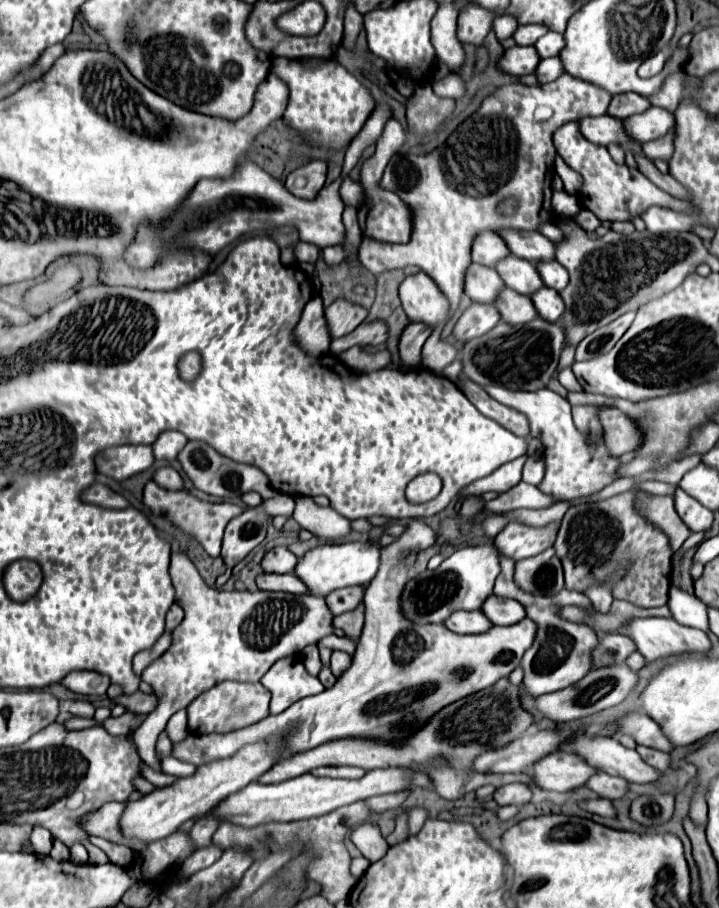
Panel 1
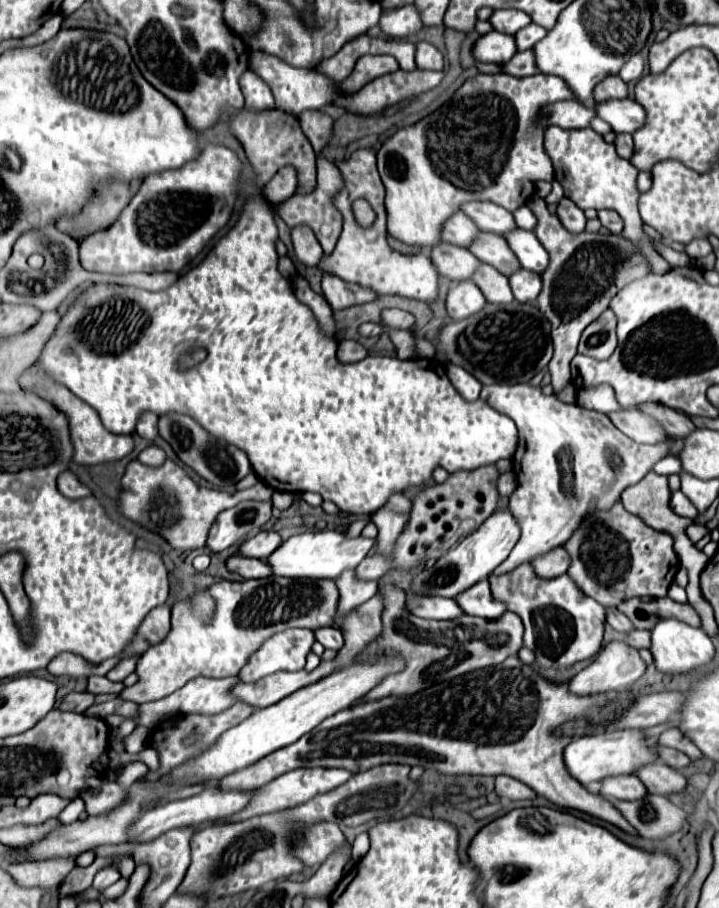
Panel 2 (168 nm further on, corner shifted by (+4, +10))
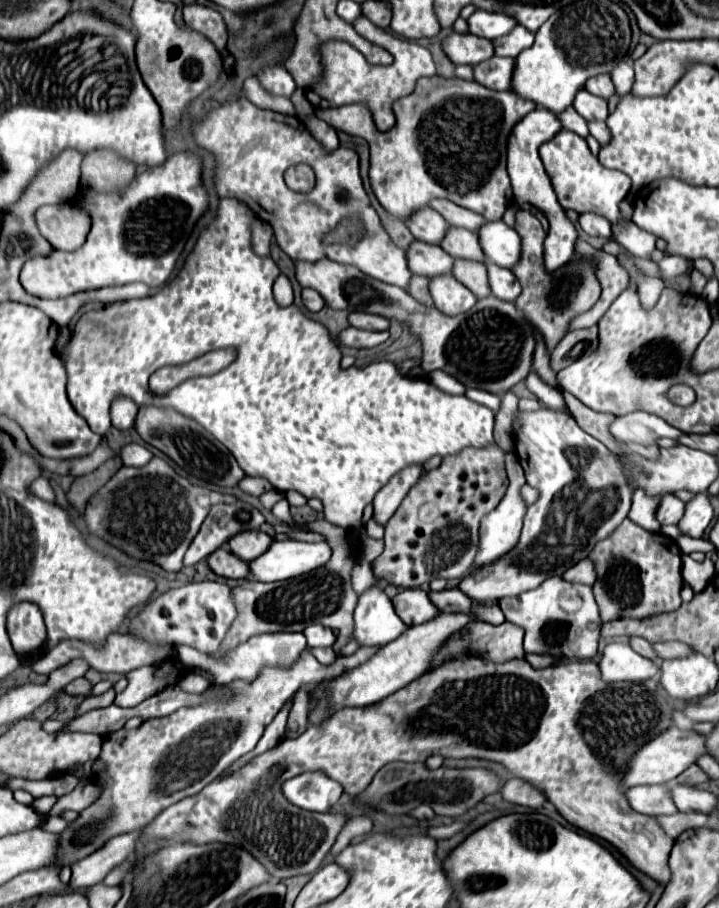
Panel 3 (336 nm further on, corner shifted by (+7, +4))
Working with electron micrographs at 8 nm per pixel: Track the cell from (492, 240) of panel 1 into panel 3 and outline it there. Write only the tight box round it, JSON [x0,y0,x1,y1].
[405,208,449,244]

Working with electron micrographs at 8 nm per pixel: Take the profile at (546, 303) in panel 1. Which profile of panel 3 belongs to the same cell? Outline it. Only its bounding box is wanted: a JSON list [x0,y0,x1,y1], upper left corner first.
[487,264,521,302]

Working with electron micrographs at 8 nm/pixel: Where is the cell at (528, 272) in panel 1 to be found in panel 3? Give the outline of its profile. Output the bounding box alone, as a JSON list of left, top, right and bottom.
[441,226,483,262]

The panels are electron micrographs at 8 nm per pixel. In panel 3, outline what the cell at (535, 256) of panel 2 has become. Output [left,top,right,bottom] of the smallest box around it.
[477,220,521,268]

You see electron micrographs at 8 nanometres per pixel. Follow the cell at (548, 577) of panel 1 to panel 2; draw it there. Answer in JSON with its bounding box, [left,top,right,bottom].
[530,546,570,578]

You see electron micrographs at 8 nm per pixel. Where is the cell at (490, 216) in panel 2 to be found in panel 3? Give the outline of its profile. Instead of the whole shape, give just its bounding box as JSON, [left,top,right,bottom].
[429,198,485,232]

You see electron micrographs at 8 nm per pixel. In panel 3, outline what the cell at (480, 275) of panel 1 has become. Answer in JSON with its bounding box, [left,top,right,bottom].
[407,240,453,278]

